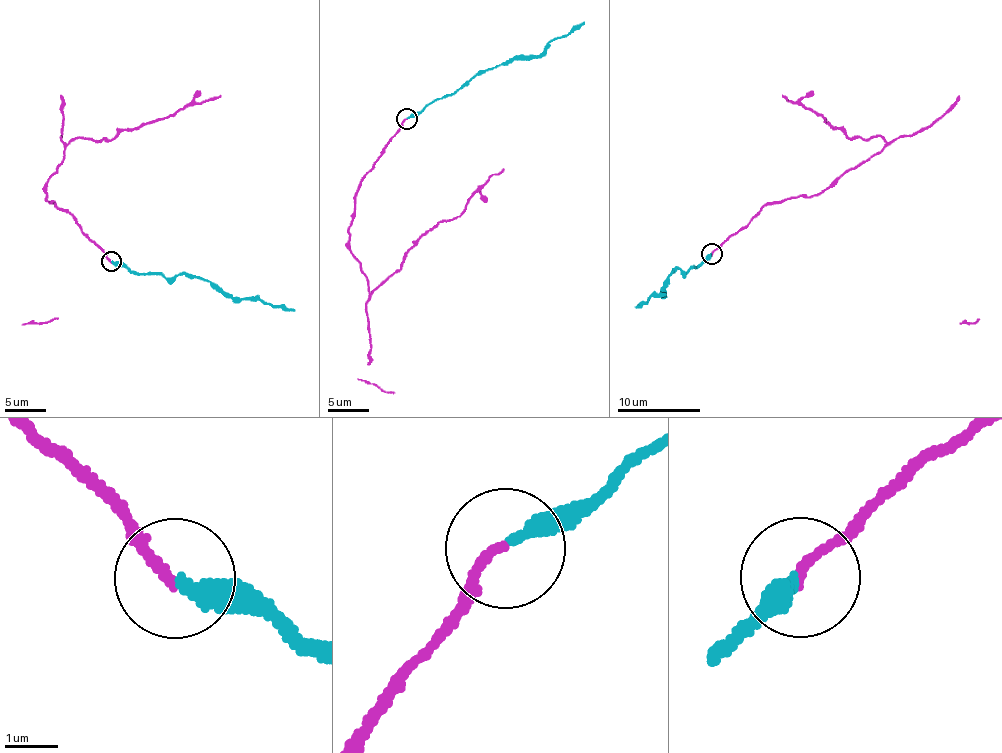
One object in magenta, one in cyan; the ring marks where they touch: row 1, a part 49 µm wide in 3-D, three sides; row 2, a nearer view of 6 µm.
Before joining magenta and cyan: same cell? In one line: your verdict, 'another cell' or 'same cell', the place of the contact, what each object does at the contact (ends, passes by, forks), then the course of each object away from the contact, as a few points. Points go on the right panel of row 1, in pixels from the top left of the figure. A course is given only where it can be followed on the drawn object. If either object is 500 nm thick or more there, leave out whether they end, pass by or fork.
another cell; place (712, 254); magenta ends; cyan ends; course magenta (711, 253), (744, 229), (768, 204), (820, 195), (885, 144), (880, 136), (849, 137), (783, 94); course cyan (711, 253), (701, 264), (687, 272), (673, 269), (663, 294), (652, 294), (635, 308)

